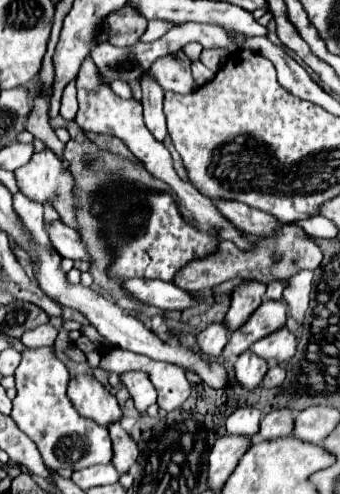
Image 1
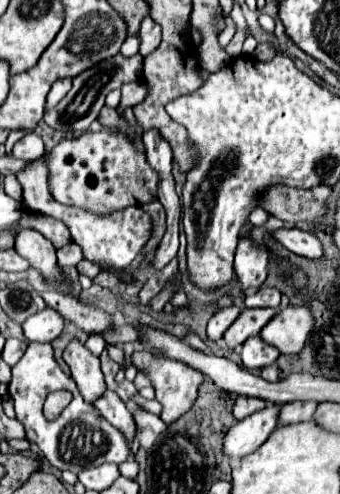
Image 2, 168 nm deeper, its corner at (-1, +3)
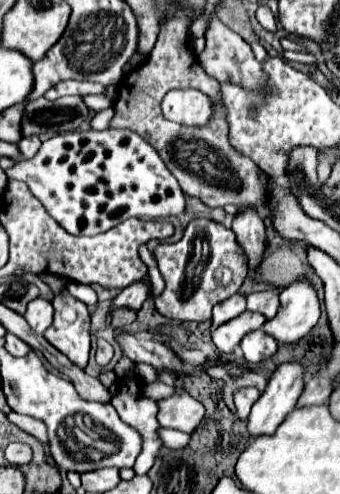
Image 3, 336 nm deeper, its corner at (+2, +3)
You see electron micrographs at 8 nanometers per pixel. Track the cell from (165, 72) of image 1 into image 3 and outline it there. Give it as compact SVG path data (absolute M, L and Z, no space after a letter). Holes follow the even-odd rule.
M113 108L99 110L99 112L95 112L95 116L91 118L91 122L89 122L89 128L91 128L91 130L105 130L105 128L109 126L111 118L113 118Z

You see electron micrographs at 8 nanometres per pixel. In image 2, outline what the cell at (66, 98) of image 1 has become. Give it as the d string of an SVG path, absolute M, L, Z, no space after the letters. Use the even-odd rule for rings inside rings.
M62 78L62 80L58 80L58 82L52 86L50 94L48 94L46 108L54 108L54 106L56 106L56 104L58 104L66 94L68 94L70 86L72 86L72 80L70 80L70 78Z

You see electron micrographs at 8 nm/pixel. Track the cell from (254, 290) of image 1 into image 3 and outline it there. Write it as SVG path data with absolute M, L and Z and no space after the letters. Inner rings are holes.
M243 208L233 218L231 230L237 234L237 242L249 258L249 268L255 268L261 262L265 250L265 224L257 208Z

